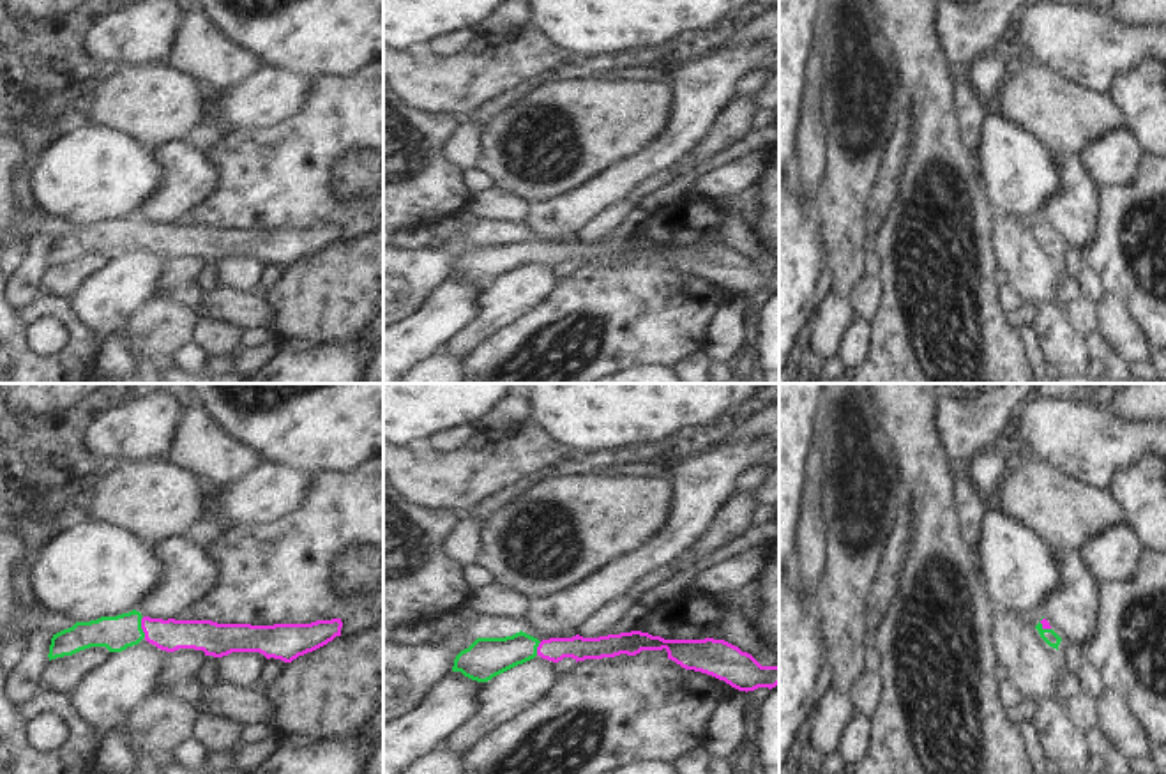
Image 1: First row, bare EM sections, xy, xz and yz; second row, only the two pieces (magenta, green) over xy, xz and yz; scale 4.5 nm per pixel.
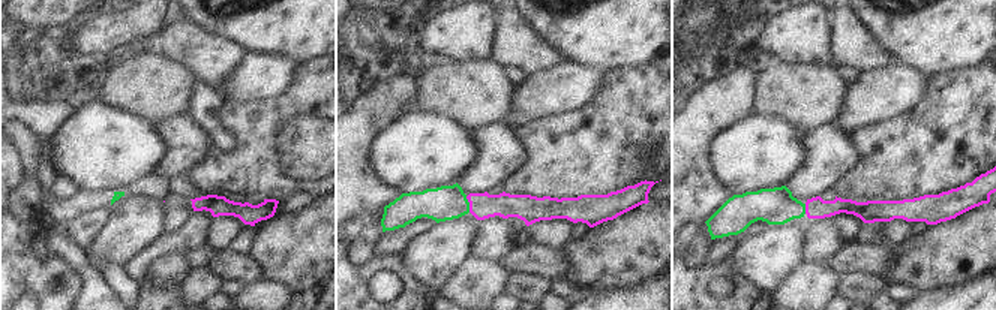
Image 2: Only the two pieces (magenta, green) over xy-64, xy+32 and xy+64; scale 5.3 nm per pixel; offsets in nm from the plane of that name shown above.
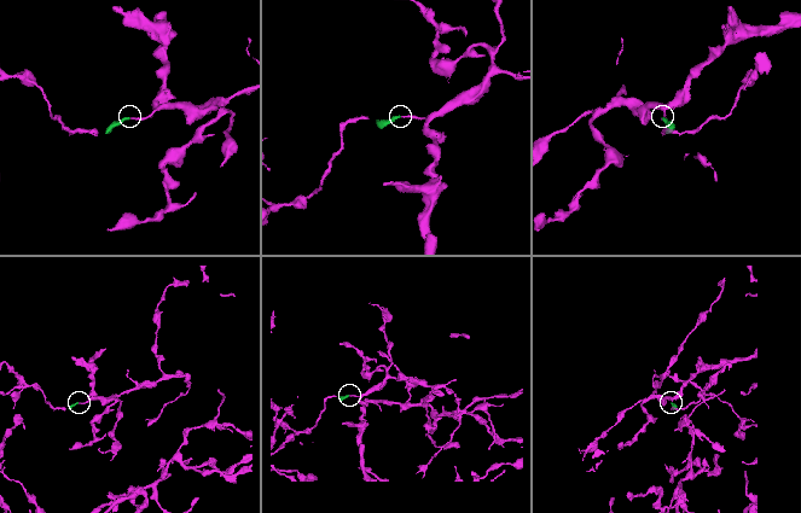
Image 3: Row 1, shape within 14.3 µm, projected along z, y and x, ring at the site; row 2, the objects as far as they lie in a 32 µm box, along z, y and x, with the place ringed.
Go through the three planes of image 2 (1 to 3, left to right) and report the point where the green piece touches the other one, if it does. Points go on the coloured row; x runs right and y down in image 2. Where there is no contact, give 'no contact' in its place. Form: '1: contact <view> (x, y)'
1: no contact
2: contact xy+32 (470, 204)
3: contact xy+64 (806, 208)

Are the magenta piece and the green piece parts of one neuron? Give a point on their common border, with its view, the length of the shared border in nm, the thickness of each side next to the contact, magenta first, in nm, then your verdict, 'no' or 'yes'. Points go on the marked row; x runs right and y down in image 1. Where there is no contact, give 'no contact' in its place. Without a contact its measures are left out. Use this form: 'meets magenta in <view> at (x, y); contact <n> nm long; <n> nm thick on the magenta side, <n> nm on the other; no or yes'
meets magenta in xy at (142, 628); contact 100 nm long; 150 nm thick on the magenta side, 160 nm on the other; yes

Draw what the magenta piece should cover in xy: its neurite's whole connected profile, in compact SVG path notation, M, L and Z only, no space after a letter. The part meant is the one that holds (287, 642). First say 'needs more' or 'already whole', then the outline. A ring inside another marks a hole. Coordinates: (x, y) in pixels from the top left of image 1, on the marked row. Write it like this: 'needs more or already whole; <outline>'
needs more; M132 610L117 617L76 622L51 638L49 661L72 656L90 647L122 652L143 638L161 650L203 650L205 656L223 657L231 652L260 652L267 659L292 663L341 636L341 618L311 624L217 624L212 620L150 618Z

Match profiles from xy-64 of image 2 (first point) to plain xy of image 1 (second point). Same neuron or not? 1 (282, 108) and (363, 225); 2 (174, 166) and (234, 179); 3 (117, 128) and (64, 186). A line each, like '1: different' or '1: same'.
1: different
2: different
3: same

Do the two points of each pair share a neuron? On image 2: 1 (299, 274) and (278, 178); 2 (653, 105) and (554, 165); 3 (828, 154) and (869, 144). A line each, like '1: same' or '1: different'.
1: different
2: same
3: different

